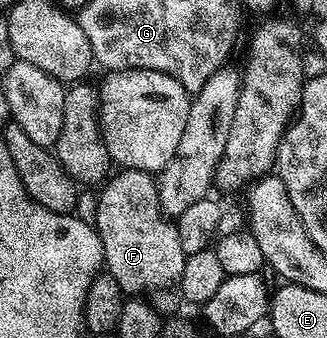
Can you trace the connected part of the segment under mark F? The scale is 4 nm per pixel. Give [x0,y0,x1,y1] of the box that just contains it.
[92,168,187,315]

